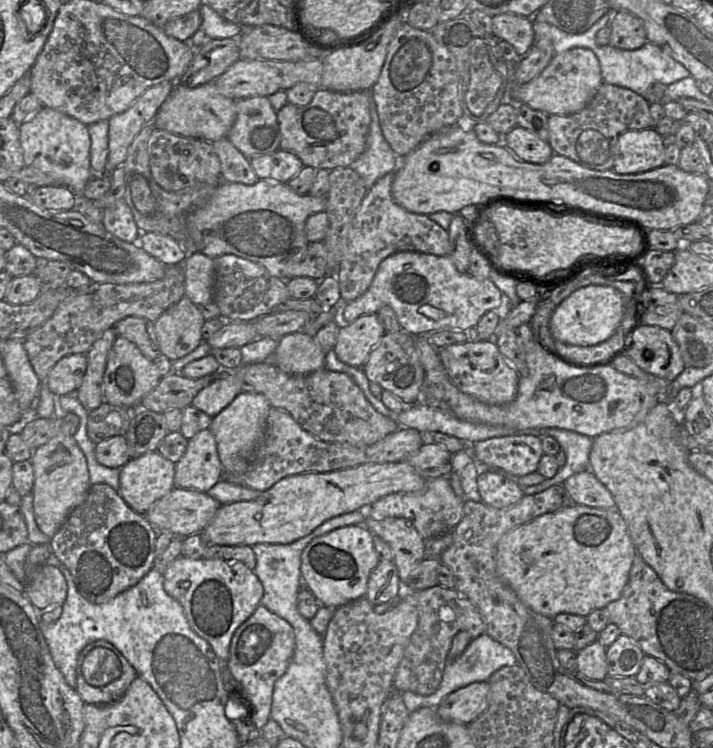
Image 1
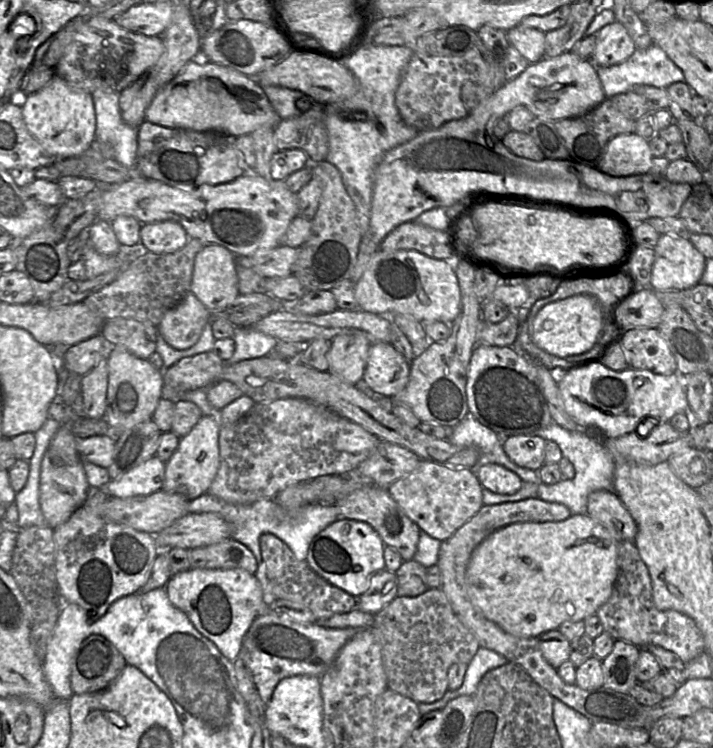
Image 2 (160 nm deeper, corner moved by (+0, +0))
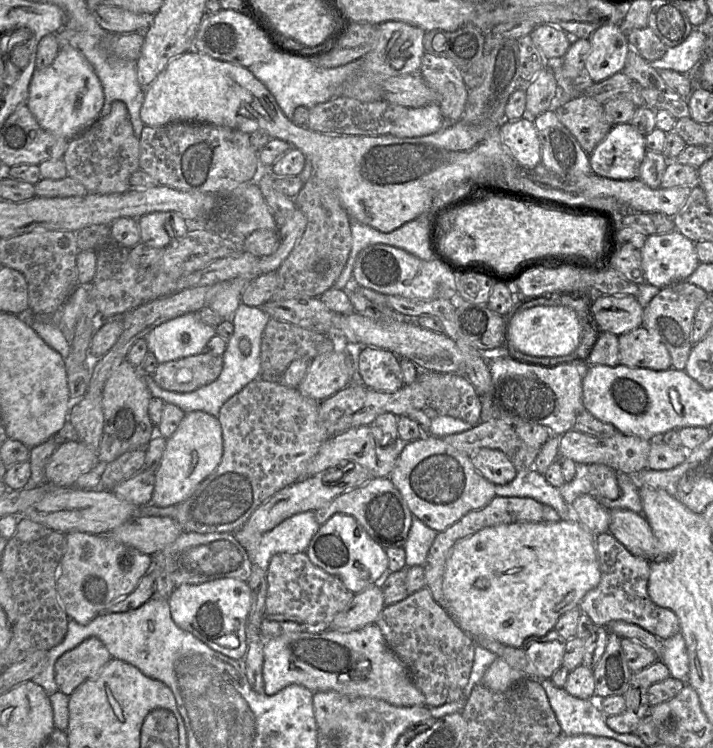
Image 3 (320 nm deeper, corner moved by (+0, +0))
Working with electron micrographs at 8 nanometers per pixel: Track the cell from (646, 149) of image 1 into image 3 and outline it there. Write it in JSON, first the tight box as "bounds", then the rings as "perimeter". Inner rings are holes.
{"bounds":[589,123,646,180],"perimeter":[[[630,123],[616,124],[589,154],[591,171],[614,180],[637,179],[646,151],[640,131]]]}

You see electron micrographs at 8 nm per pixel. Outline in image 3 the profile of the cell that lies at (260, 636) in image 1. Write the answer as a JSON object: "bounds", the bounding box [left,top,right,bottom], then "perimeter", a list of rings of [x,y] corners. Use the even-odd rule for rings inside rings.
{"bounds":[263,623,426,706],"perimeter":[[[375,623],[350,632],[328,629],[319,633],[307,631],[285,633],[264,640],[263,653],[264,692],[268,696],[291,684],[298,684],[314,693],[333,690],[350,698],[377,698],[395,706],[424,706],[426,703],[424,694],[414,684],[407,667],[389,648]]]}

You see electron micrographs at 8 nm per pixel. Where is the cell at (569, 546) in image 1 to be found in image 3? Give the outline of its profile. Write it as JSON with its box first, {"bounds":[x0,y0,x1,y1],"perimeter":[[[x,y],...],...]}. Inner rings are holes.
{"bounds":[443,518,600,647],"perimeter":[[[572,518],[568,520],[559,520],[557,522],[516,522],[516,523],[510,523],[510,524],[501,524],[501,525],[496,525],[496,526],[491,526],[491,527],[486,527],[478,532],[474,533],[473,535],[463,538],[459,540],[453,548],[450,550],[447,560],[446,560],[446,570],[444,574],[444,579],[443,579],[443,591],[445,598],[447,600],[447,612],[448,614],[453,618],[453,620],[456,622],[456,624],[469,636],[471,636],[473,639],[476,638],[490,638],[494,639],[496,641],[499,641],[503,644],[506,644],[508,646],[513,646],[513,647],[523,647],[525,642],[529,638],[533,637],[542,637],[546,635],[549,631],[554,629],[554,626],[558,619],[567,611],[572,610],[574,608],[579,608],[579,603],[581,599],[585,596],[585,594],[595,588],[599,582],[600,582],[600,569],[599,569],[599,563],[598,563],[598,558],[597,558],[597,553],[596,553],[596,548],[595,548],[595,536],[593,533],[591,533],[588,529],[586,529],[577,519]]]}

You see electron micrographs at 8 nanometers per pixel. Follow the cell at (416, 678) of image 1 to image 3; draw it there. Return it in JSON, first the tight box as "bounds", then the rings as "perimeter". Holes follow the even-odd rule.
{"bounds":[375,587,476,706],"perimeter":[[[427,587],[400,602],[385,606],[375,625],[380,628],[389,648],[407,667],[414,684],[424,694],[425,706],[443,705],[448,702],[451,687],[466,687],[474,662],[476,643],[435,601]]]}

